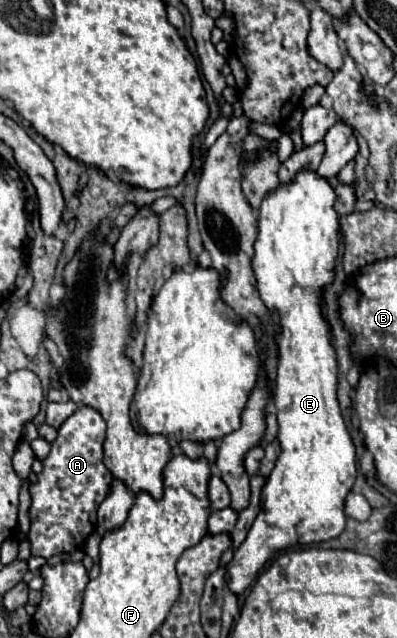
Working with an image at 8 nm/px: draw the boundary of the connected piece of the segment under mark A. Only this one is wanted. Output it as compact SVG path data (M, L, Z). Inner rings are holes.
M79 406L57 430L49 456L43 460L43 470L37 480L29 484L29 544L31 556L51 558L55 554L71 554L83 548L89 534L95 530L97 506L109 496L111 472L103 464L105 420L89 406Z

